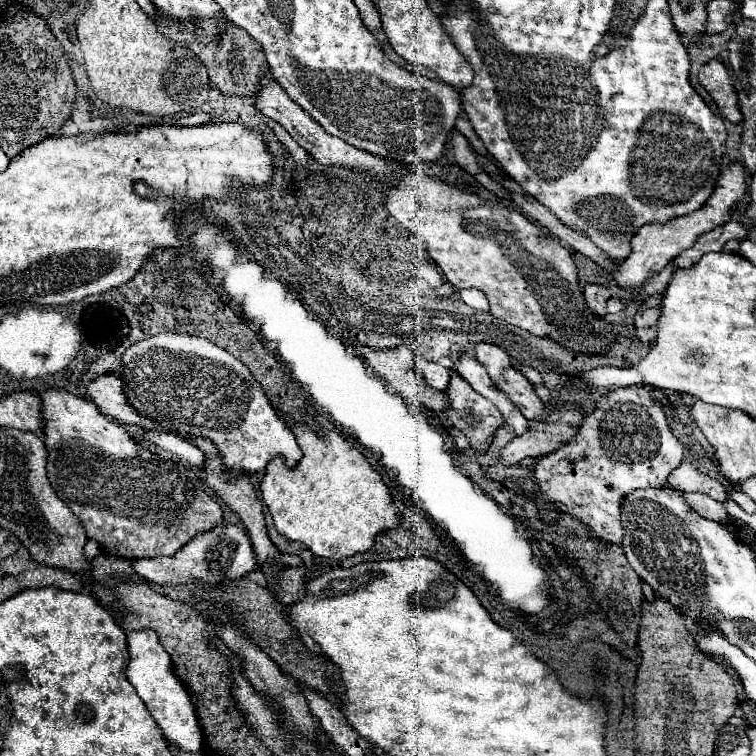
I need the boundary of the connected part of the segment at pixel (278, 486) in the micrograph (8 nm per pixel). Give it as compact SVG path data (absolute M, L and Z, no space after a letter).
M305 418L305 422L297 422L297 424L291 422L289 426L305 456L295 468L287 468L283 458L271 460L261 480L263 502L267 504L273 516L273 522L283 536L305 544L315 556L321 556L327 560L343 560L347 556L367 552L375 544L377 534L399 528L401 524L399 514L393 506L387 486L383 484L379 472L371 468L371 464L365 460L365 456L359 450L355 450L339 434L317 426L311 418Z

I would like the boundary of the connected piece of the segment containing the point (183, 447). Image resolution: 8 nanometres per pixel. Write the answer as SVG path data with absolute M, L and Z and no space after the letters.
M145 430L145 438L149 440L147 444L155 446L157 450L165 450L165 452L171 452L175 454L181 462L187 462L191 464L193 468L203 468L203 452L191 444L191 440L187 438L181 438L173 432L159 432L159 430Z

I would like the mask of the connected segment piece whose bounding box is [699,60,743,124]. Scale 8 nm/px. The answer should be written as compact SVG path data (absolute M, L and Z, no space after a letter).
M711 60L709 64L703 66L703 70L699 74L699 82L715 98L715 104L725 120L743 124L743 114L739 110L737 92L731 84L731 76L729 76L727 68L719 60Z

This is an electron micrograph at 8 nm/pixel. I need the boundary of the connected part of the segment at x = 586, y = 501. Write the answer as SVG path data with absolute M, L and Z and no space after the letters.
M645 386L615 388L601 396L597 408L583 420L577 438L573 438L561 450L547 454L537 462L533 470L537 492L533 494L517 492L517 494L535 498L535 506L539 508L537 518L543 520L545 524L555 524L555 520L549 514L545 514L549 510L555 510L559 514L567 514L579 520L583 526L591 530L595 538L601 540L603 546L611 546L611 544L619 544L623 538L621 502L625 500L625 496L639 488L663 488L667 484L669 472L677 468L681 460L683 460L683 446L671 434L665 412L659 400L653 396L653 392Z

